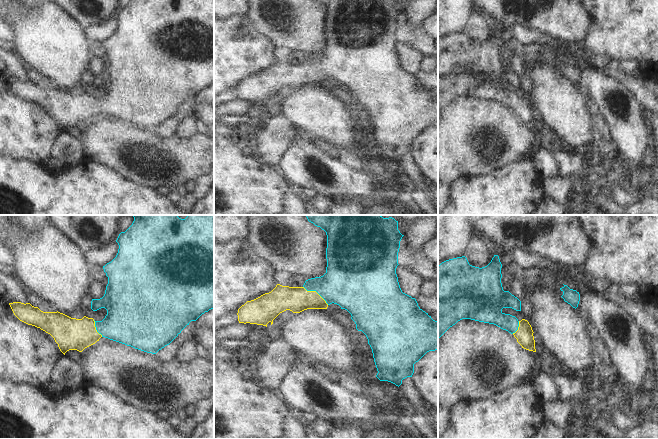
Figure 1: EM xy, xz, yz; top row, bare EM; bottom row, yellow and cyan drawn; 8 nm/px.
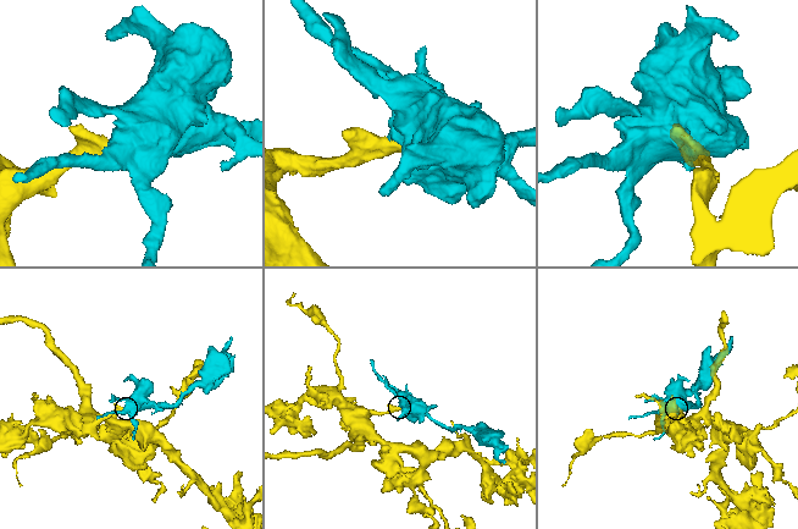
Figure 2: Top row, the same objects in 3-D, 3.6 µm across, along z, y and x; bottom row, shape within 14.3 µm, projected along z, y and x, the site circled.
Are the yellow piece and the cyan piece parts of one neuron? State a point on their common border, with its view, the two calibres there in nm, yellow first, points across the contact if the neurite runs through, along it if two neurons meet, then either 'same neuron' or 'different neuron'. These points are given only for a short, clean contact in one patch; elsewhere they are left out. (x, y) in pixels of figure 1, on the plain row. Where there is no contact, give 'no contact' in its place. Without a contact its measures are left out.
xz (316, 68) | 200/360 nm | across xz (296, 75), (309, 73), (316, 68), (345, 59) | same neuron

